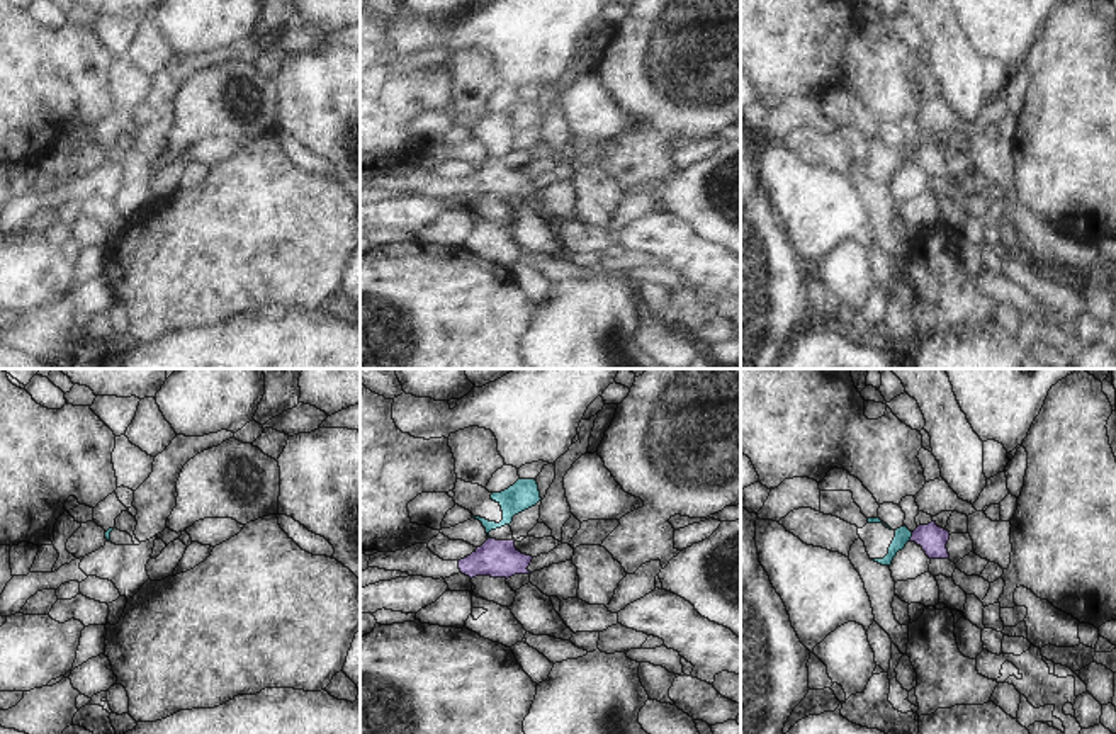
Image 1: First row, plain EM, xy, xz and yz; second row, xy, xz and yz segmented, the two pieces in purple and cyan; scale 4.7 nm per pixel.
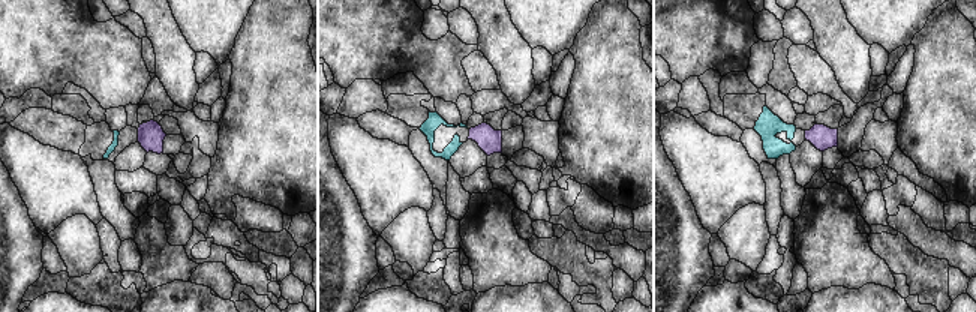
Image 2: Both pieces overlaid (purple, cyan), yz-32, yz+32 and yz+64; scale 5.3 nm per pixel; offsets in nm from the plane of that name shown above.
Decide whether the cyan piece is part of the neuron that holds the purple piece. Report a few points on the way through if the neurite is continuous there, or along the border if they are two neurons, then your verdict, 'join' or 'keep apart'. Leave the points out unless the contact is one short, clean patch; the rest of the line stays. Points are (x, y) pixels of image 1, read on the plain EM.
across yz (933, 158), (913, 155), (902, 155) | join

